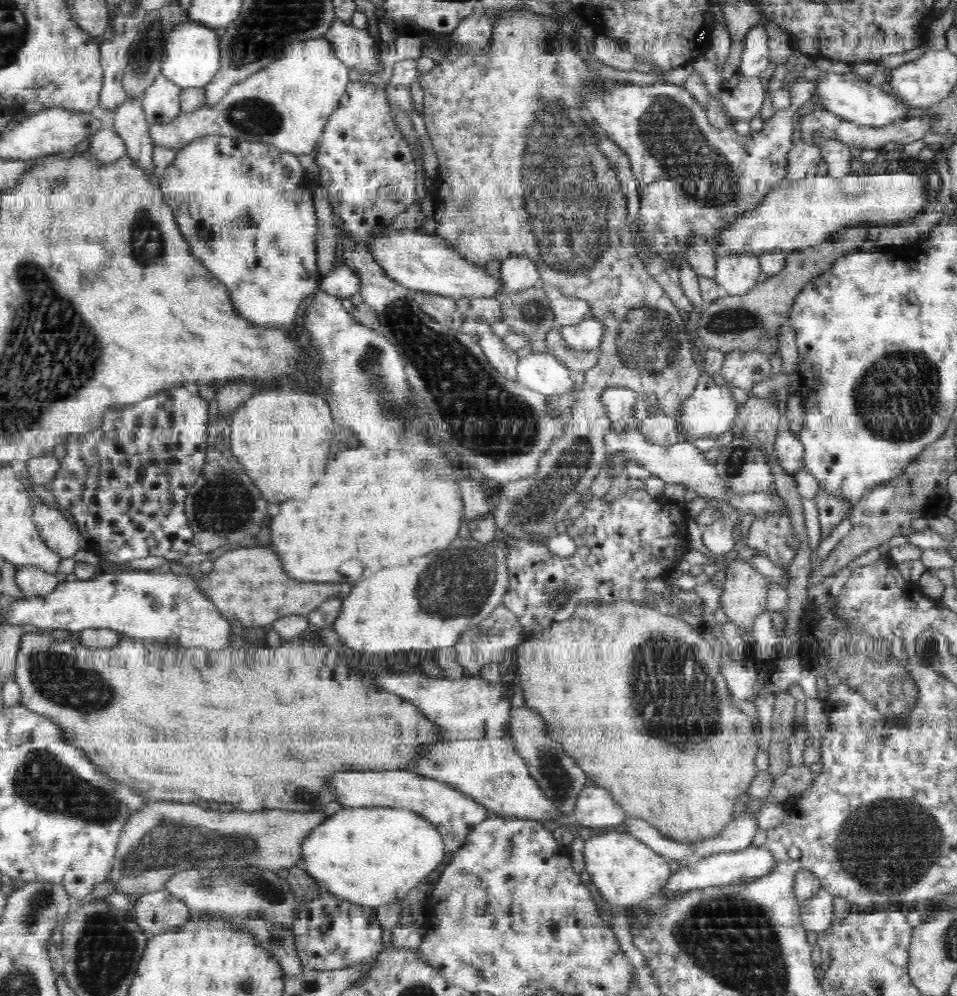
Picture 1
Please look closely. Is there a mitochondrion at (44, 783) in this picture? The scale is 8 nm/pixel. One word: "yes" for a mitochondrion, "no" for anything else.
yes

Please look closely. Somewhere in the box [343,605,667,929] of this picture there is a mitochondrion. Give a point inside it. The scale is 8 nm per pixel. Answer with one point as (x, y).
(557, 778)

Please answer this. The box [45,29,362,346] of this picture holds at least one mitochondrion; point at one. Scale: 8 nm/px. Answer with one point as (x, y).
(254, 116)

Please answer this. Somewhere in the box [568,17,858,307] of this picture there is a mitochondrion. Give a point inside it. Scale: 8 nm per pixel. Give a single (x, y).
(667, 128)

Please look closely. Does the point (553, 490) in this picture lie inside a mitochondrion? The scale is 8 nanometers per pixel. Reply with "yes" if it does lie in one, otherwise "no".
yes

